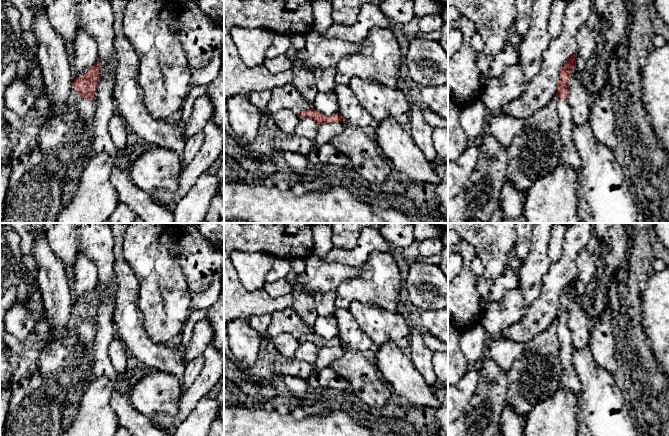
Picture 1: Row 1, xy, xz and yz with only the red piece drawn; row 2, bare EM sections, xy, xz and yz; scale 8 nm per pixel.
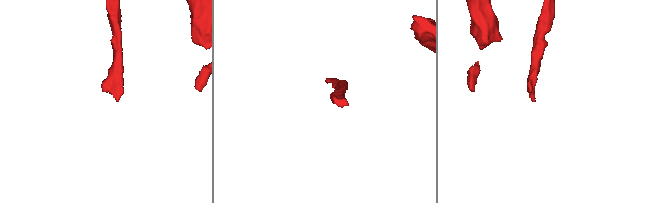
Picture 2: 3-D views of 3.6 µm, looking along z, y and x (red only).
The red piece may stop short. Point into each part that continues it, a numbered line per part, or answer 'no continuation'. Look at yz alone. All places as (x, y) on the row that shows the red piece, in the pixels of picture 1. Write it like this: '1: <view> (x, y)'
1: yz (570, 158)

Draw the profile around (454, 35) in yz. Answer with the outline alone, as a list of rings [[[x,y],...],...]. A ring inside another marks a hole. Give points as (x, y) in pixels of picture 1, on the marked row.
[[[450,27],[448,29],[448,58],[451,57],[462,44],[462,32],[459,29]]]

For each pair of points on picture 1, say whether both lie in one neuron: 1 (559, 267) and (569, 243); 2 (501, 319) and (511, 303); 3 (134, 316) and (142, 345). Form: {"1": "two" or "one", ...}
{"1": "one", "2": "one", "3": "one"}

